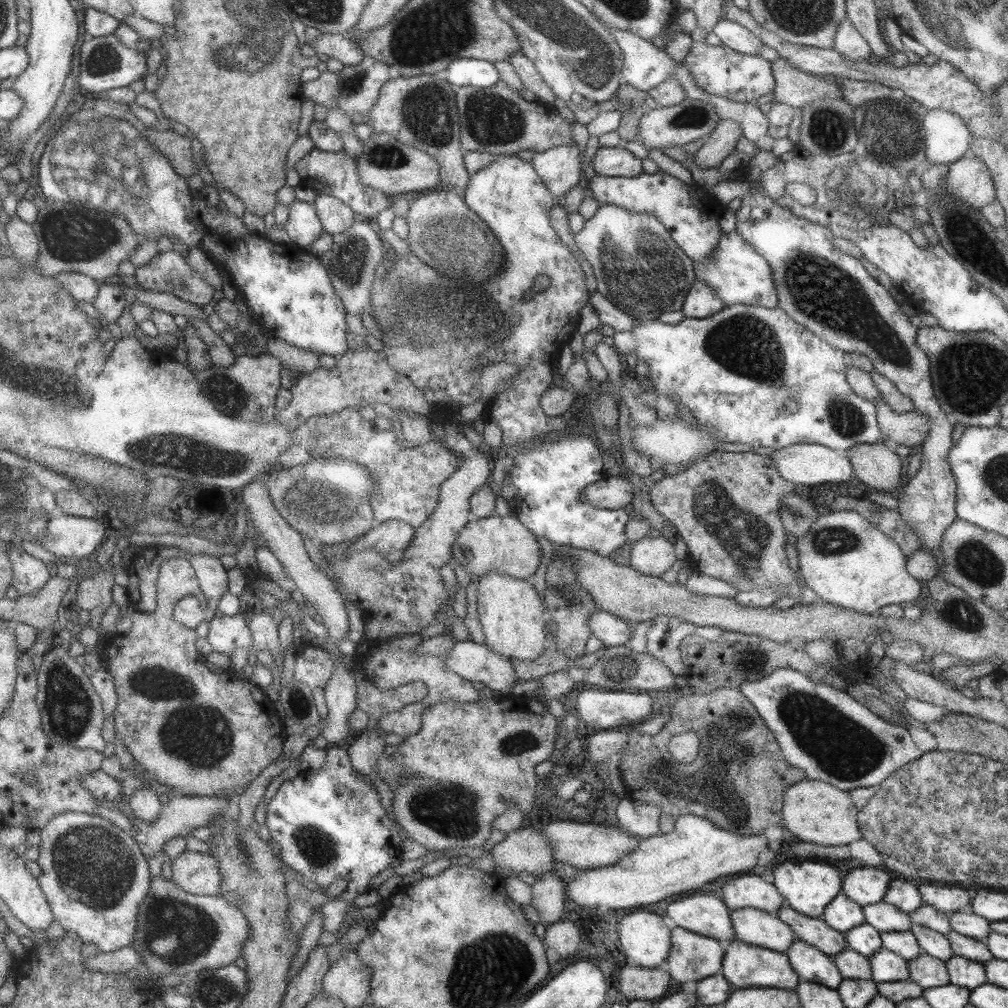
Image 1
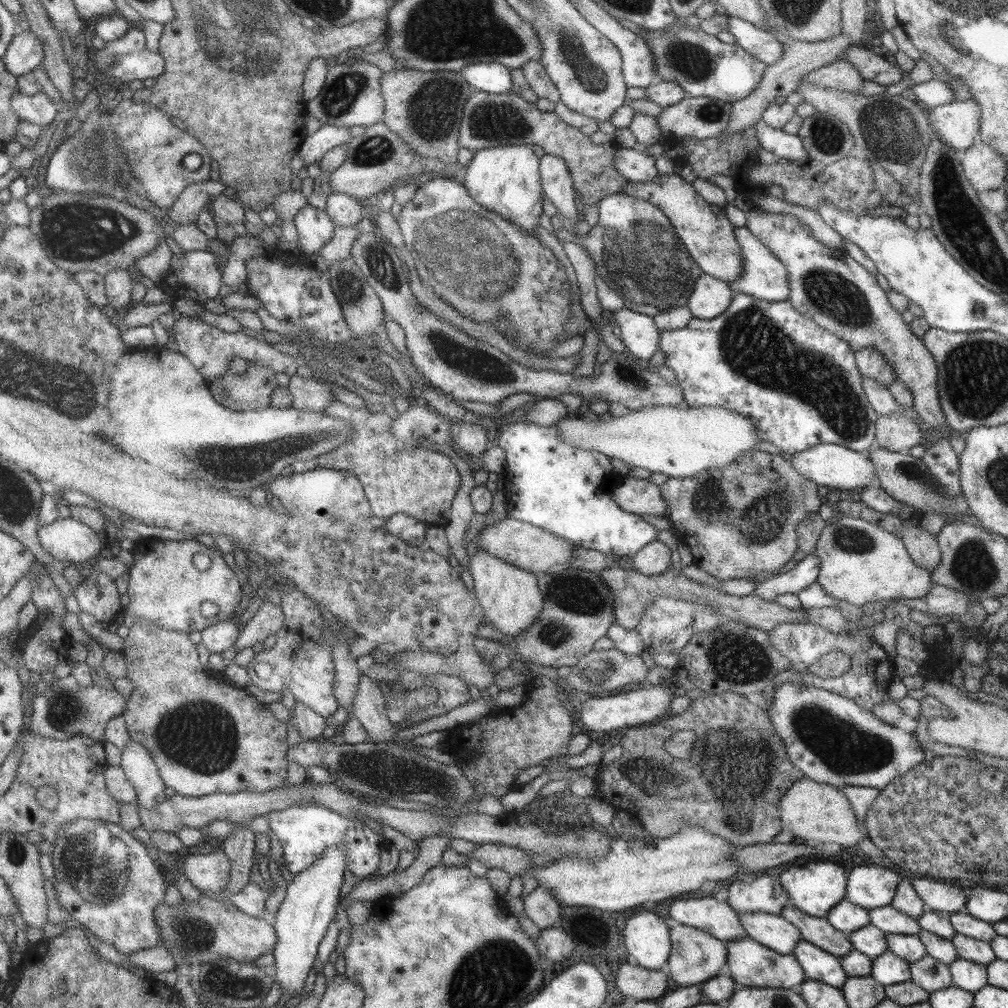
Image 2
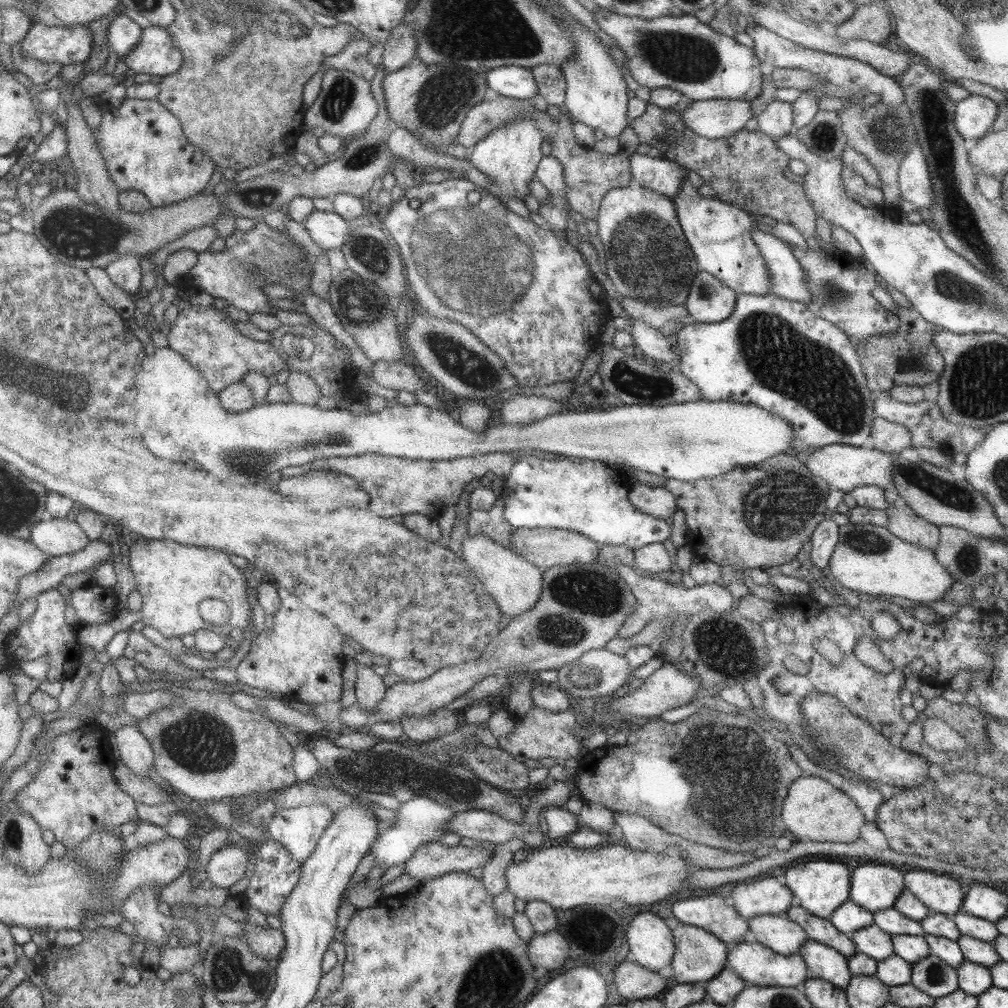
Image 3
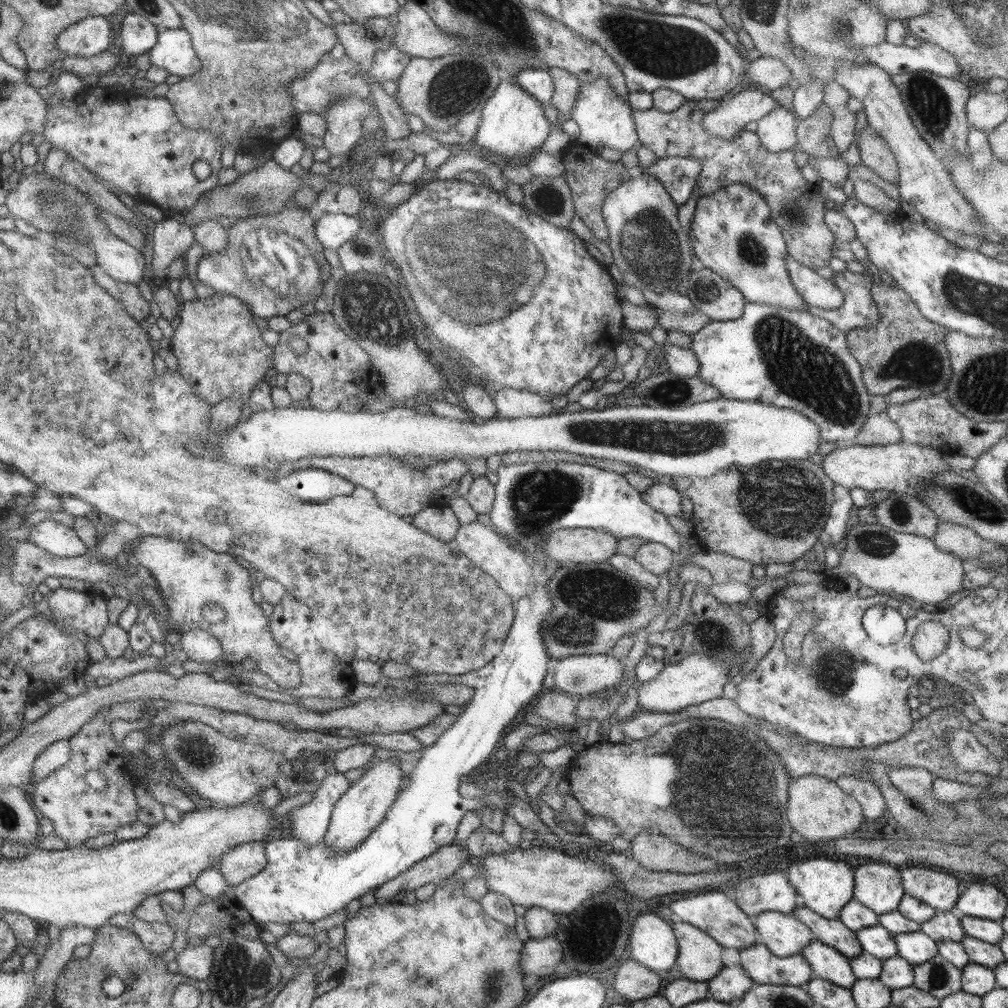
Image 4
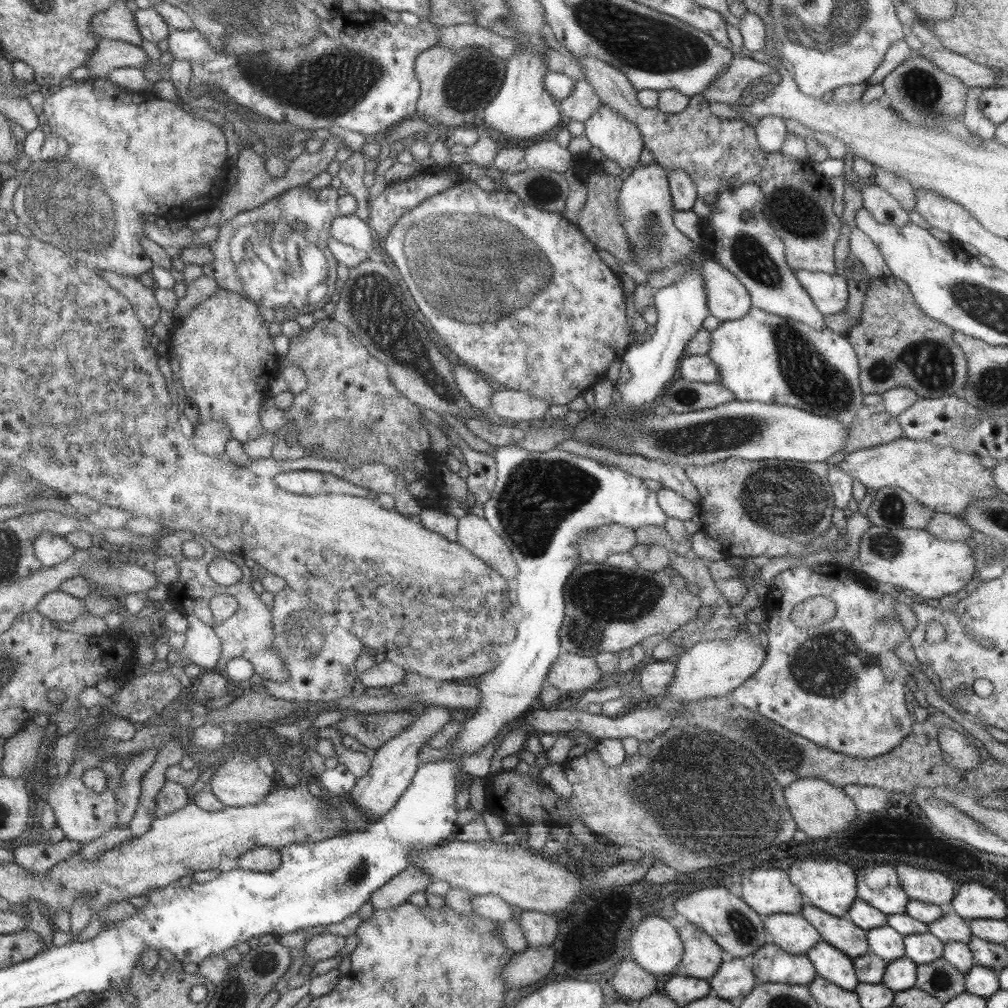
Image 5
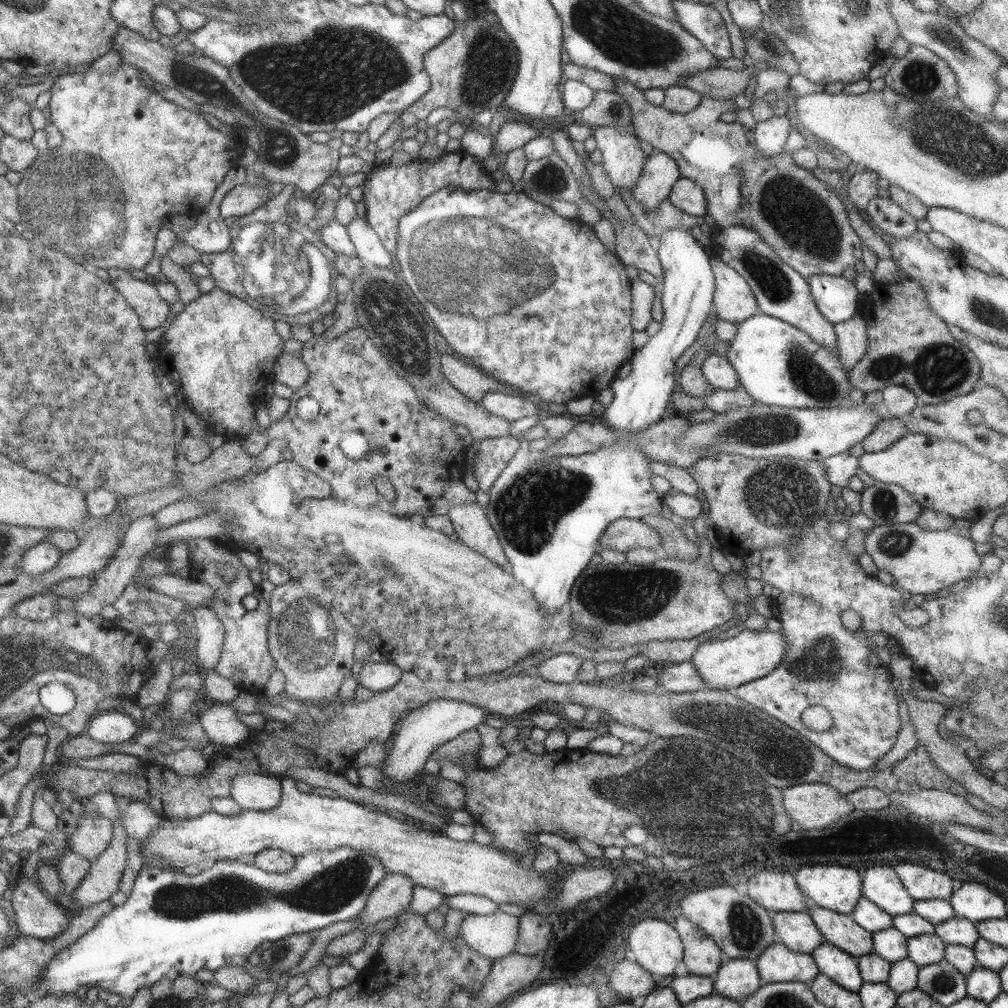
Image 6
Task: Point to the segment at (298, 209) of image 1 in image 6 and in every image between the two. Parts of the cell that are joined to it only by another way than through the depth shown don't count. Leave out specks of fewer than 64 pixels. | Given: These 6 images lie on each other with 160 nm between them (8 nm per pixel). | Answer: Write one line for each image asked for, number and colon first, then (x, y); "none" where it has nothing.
2: (314, 228)
3: (329, 231)
4: (331, 230)
5: (350, 230)
6: (368, 247)

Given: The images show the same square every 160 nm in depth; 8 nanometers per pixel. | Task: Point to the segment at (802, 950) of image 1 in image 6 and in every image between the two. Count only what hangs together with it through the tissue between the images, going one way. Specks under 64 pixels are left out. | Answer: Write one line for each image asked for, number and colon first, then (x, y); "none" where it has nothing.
2: (818, 965)
3: (821, 961)
4: (825, 962)
5: (832, 965)
6: (840, 967)

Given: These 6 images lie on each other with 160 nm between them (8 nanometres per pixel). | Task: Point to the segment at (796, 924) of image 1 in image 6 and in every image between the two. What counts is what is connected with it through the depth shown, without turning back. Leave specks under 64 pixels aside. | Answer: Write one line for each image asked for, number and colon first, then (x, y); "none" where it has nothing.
2: (817, 931)
3: (820, 930)
4: (831, 932)
5: (840, 932)
6: (839, 929)

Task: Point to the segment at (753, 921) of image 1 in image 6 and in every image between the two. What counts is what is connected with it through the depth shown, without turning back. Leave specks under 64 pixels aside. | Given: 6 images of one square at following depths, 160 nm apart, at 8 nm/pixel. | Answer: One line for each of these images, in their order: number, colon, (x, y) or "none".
2: (773, 931)
3: (777, 932)
4: (782, 934)
5: (791, 933)
6: (795, 930)

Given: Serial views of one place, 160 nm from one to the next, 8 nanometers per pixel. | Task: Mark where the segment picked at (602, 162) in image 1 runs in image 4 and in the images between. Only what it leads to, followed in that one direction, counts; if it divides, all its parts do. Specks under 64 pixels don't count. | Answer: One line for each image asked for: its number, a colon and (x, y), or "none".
2: (635, 166)
3: (660, 175)
4: (678, 175)

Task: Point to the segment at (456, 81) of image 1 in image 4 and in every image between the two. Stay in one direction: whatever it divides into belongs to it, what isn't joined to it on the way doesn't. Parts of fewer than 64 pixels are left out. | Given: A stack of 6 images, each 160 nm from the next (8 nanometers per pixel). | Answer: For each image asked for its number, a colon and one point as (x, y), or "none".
2: (494, 78)
3: (513, 82)
4: (534, 81)

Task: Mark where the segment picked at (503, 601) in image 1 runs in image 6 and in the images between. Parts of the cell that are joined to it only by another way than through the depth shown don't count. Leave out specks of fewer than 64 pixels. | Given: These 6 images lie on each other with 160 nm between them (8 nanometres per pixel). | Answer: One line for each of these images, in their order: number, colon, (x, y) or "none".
2: (510, 600)
3: (514, 584)
4: (491, 552)
5: (474, 534)
6: (469, 521)

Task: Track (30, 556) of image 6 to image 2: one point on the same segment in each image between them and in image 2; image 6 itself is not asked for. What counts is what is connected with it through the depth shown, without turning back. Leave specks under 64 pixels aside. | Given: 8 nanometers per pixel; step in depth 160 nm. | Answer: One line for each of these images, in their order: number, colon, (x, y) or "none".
2: (69, 541)
3: (53, 536)
4: (56, 539)
5: (50, 549)

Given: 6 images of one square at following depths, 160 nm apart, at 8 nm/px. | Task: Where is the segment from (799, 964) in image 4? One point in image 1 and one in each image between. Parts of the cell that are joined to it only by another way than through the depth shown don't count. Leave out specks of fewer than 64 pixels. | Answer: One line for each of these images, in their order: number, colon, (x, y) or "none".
1: (743, 965)
2: (751, 964)
3: (755, 964)

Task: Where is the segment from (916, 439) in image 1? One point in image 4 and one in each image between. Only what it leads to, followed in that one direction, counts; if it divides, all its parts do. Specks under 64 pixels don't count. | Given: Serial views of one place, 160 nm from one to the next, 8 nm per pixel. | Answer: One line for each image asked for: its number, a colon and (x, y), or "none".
2: (896, 432)
3: (888, 437)
4: (877, 429)

